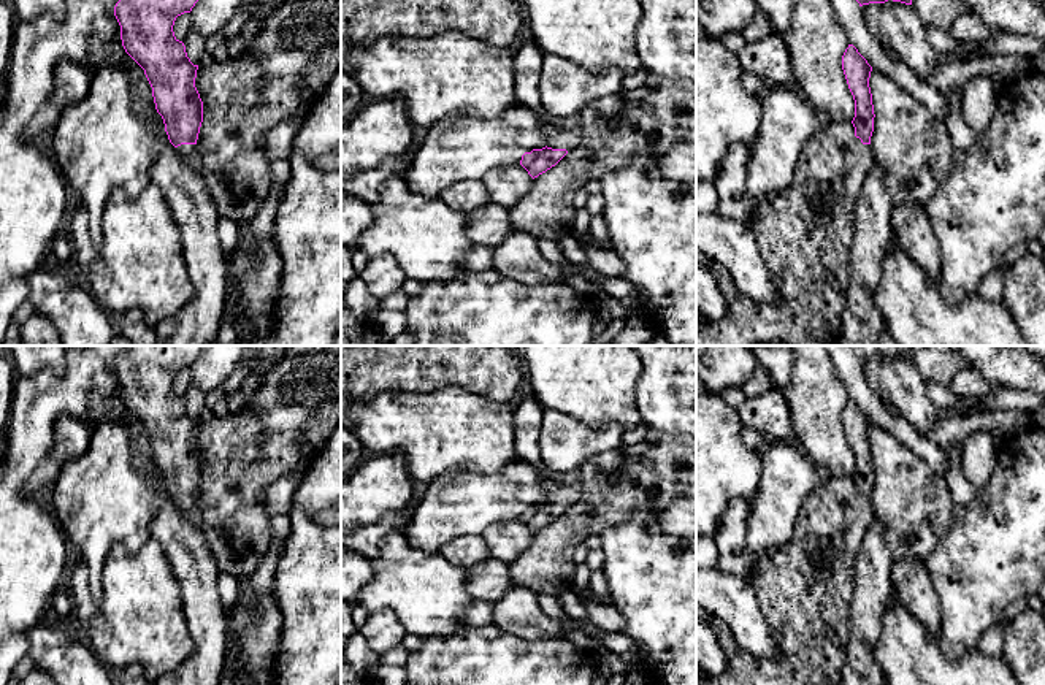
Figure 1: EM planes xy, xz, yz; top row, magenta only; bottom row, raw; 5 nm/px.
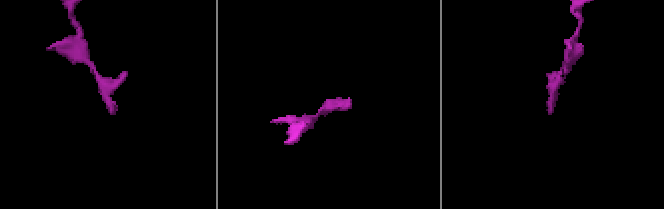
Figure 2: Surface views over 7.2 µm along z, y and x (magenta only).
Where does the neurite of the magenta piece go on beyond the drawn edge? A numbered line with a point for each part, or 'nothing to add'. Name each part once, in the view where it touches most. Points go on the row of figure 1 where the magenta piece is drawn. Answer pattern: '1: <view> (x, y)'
1: yz (806, 246)

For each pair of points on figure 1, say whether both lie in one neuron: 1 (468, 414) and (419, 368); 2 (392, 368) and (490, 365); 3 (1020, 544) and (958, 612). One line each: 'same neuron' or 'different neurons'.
1: different neurons
2: same neuron
3: same neuron

